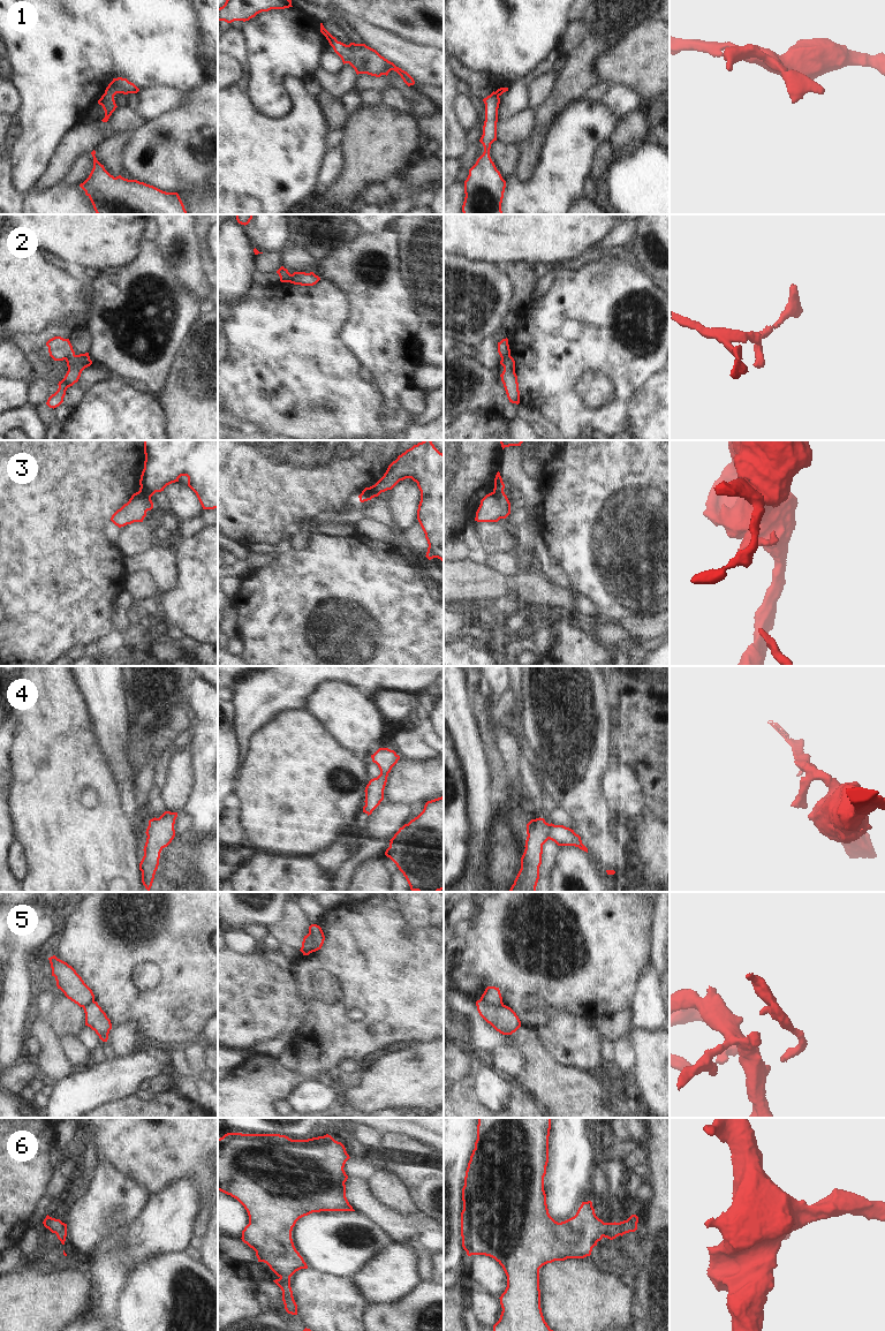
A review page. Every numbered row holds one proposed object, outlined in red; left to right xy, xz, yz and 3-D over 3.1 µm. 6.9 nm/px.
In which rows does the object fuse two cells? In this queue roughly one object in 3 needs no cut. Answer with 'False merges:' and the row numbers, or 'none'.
False merges: 2, 3, 5

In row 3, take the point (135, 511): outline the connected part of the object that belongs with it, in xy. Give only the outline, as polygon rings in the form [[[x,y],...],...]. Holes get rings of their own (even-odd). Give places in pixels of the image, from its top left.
[[[138,491],[131,496],[129,501],[118,509],[111,521],[119,528],[134,522],[143,522],[146,512],[153,508],[151,497]]]

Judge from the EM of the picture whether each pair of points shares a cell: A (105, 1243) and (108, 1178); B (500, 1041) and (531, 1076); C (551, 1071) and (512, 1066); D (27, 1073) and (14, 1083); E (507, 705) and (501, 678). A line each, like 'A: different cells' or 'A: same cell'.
A: different cells
B: different cells
C: different cells
D: same cell
E: different cells

